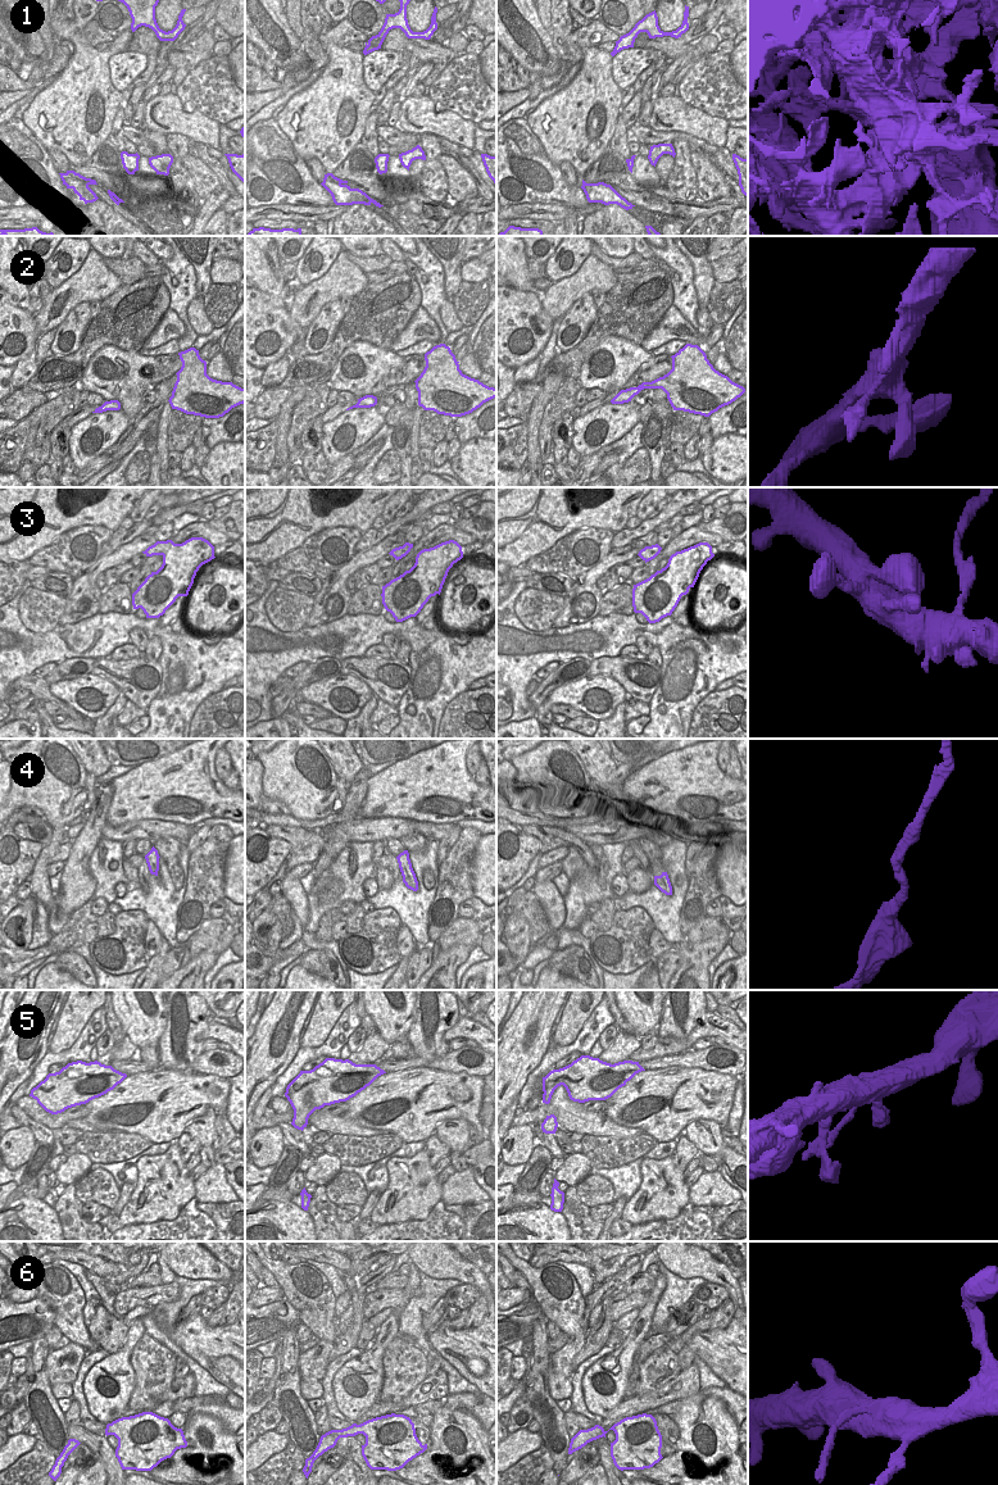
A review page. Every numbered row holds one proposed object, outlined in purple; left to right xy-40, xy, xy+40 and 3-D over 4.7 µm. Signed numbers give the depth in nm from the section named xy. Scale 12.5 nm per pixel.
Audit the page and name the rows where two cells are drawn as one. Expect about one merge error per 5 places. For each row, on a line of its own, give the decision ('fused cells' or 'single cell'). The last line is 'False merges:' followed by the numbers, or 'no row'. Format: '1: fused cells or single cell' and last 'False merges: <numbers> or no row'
1: fused cells
2: single cell
3: single cell
4: single cell
5: single cell
6: single cell
False merges: 1

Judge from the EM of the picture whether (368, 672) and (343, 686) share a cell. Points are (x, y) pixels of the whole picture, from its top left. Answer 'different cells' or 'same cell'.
different cells

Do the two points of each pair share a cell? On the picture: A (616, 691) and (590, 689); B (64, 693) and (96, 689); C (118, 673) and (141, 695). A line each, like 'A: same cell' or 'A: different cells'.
A: same cell
B: same cell
C: same cell

